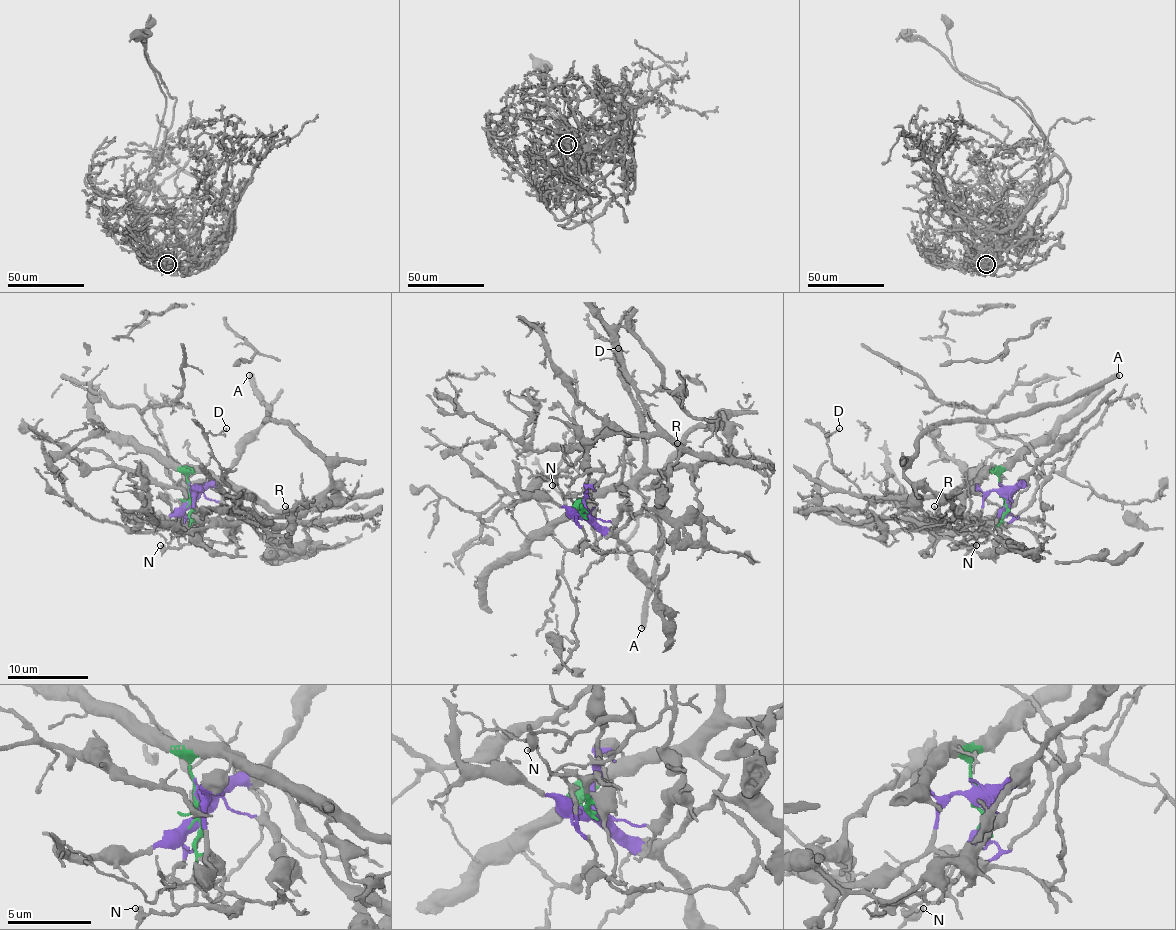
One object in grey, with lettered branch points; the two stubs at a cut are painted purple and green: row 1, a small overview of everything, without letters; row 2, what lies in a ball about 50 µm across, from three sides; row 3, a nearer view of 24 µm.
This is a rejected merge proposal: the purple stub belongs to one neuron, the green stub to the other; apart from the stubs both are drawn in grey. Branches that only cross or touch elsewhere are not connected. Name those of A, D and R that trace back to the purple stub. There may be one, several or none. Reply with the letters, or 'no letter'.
R

